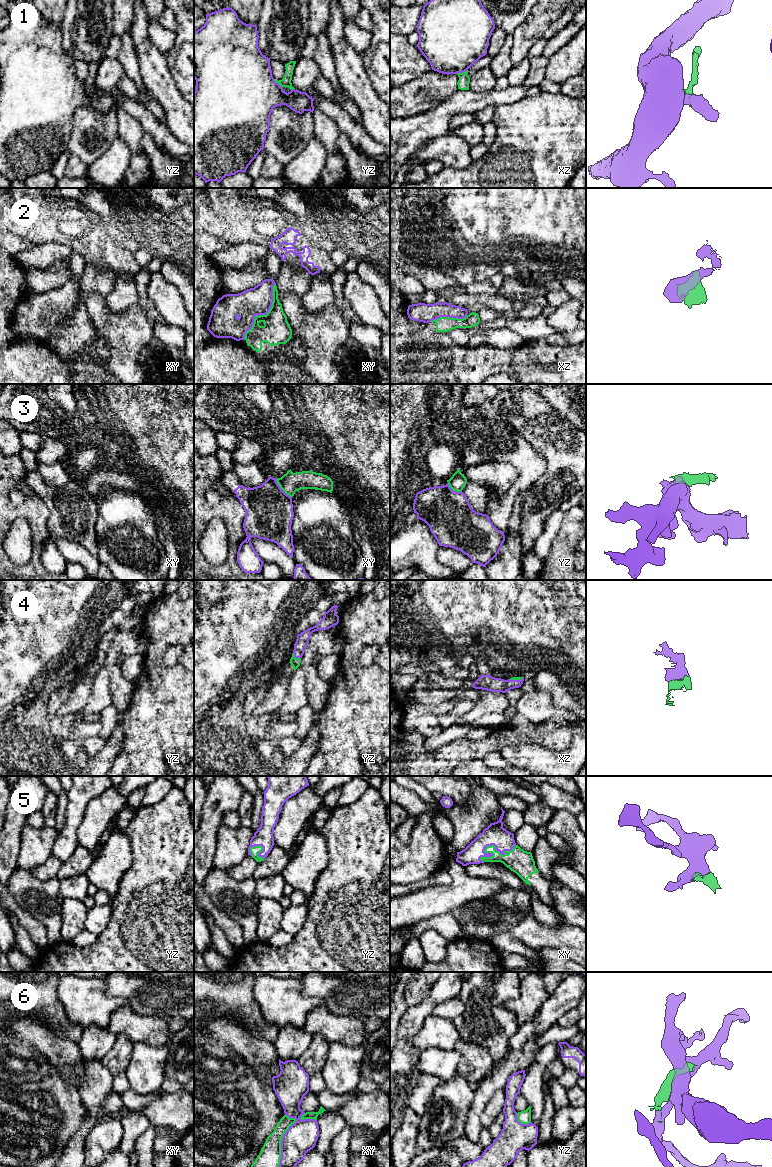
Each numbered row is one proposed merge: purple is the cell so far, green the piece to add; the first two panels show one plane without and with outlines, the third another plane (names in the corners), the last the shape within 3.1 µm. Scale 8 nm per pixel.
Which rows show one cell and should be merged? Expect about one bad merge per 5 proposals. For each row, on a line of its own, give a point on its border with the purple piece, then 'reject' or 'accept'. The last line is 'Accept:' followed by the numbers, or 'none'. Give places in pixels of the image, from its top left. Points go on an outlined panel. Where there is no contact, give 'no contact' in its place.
1: xz (461, 72) | accept
2: xy (264, 314) | reject
3: xy (281, 489) | reject
4: yz (296, 657) | accept
5: xy (489, 845) | accept
6: xy (282, 1138) | reject
Accept: 1, 4, 5

